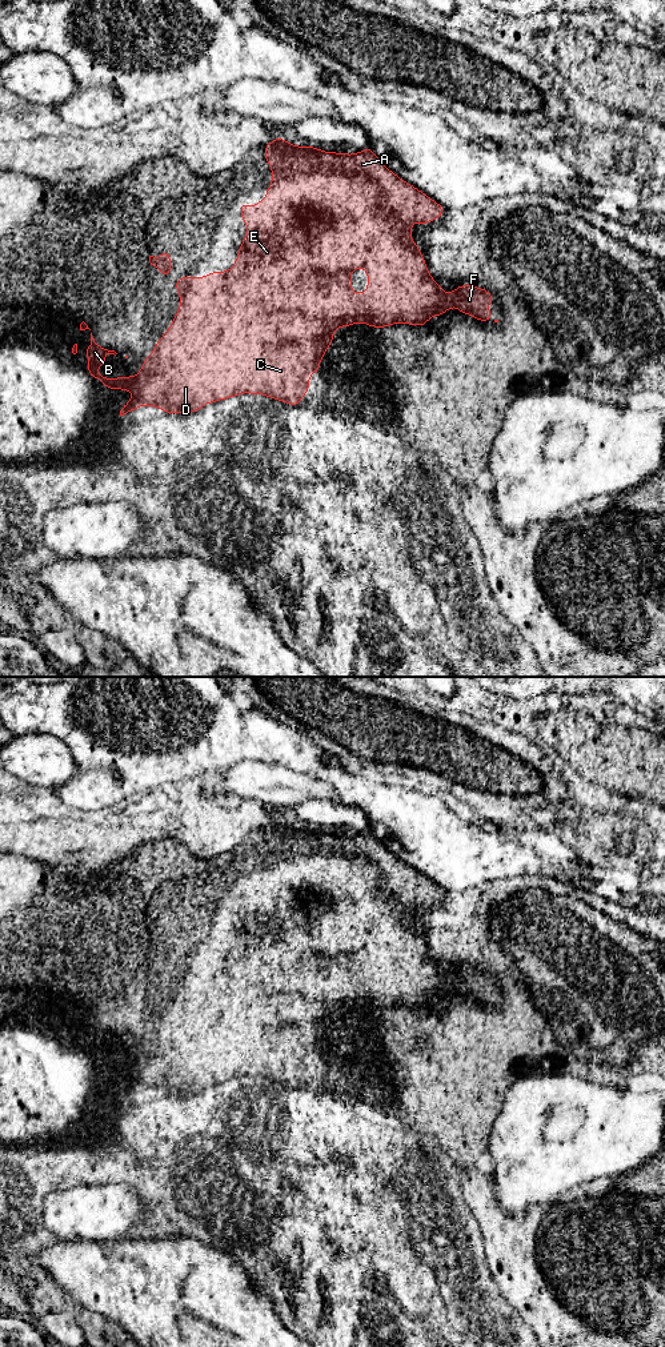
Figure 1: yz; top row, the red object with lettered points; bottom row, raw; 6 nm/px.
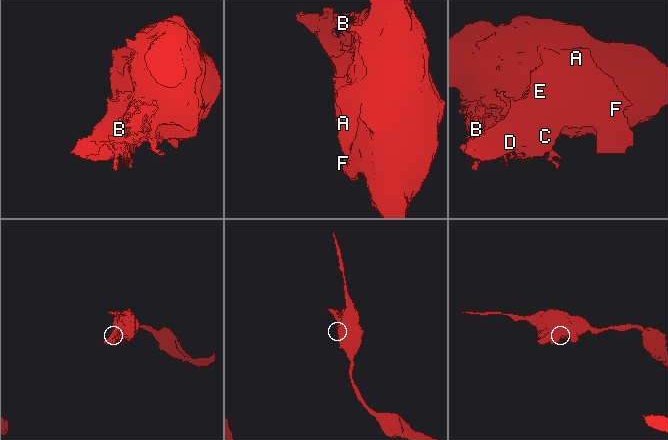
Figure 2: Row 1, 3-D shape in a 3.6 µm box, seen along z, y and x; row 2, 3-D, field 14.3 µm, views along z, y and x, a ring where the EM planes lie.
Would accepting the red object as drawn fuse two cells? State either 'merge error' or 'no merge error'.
merge error

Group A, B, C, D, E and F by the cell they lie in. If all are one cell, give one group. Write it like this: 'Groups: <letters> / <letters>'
Groups: A F / B C D E

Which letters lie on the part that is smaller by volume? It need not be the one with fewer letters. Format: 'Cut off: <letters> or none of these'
Cut off: A, F

